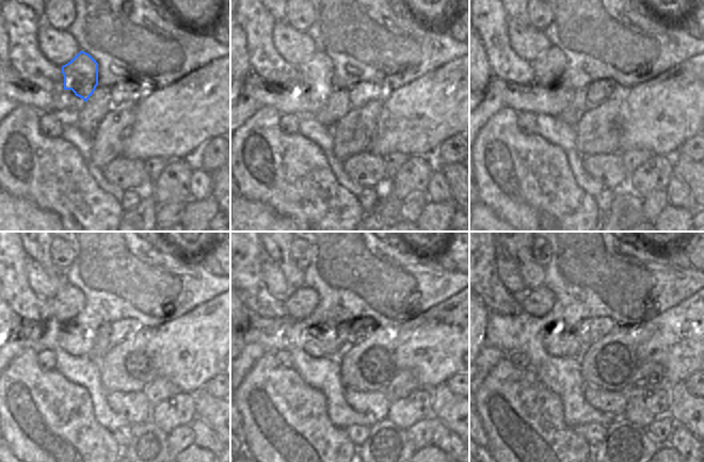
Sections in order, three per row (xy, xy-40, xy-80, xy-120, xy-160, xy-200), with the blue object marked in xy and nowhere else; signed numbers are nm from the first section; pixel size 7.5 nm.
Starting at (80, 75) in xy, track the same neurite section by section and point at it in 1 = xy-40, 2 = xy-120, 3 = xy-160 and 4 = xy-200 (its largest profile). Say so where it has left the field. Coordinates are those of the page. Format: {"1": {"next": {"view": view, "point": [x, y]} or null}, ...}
{"1": {"next": {"view": "xy-40", "point": [317, 73]}}, "2": {"next": {"view": "xy-120", "point": [68, 301]}}, "3": {"next": {"view": "xy-160", "point": [301, 302]}}, "4": {"next": {"view": "xy-200", "point": [539, 302]}}}

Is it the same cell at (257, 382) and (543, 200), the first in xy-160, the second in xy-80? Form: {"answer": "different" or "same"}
{"answer": "same"}

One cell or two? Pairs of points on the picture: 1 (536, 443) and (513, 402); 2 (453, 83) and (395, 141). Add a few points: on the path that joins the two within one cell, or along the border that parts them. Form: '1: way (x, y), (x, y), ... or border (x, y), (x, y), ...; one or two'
1: way (527, 433), (527, 423), (517, 412); one
2: way (442, 99), (421, 120), (415, 121), (411, 125); one

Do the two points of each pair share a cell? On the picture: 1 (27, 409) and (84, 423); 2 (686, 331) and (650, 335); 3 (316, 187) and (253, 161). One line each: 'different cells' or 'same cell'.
1: same cell
2: same cell
3: same cell

